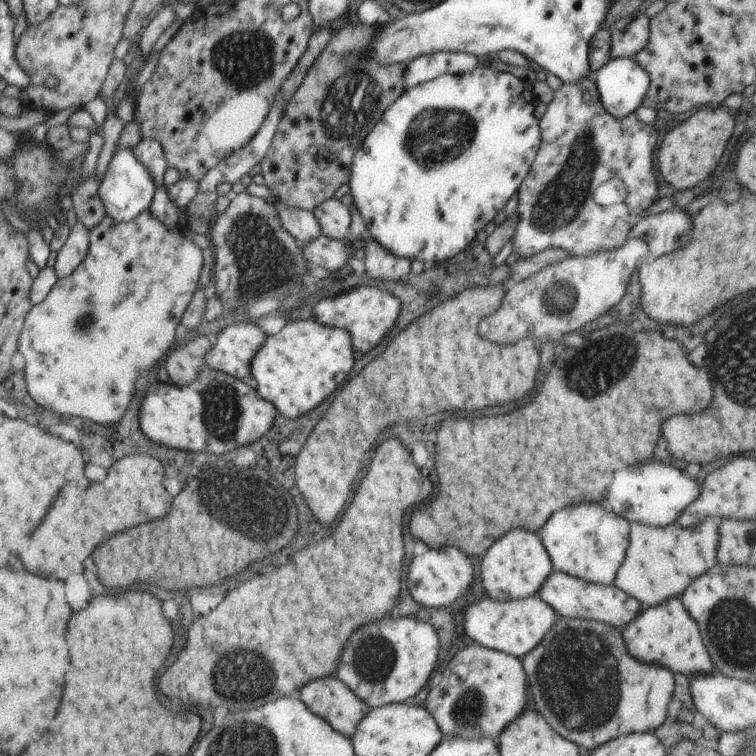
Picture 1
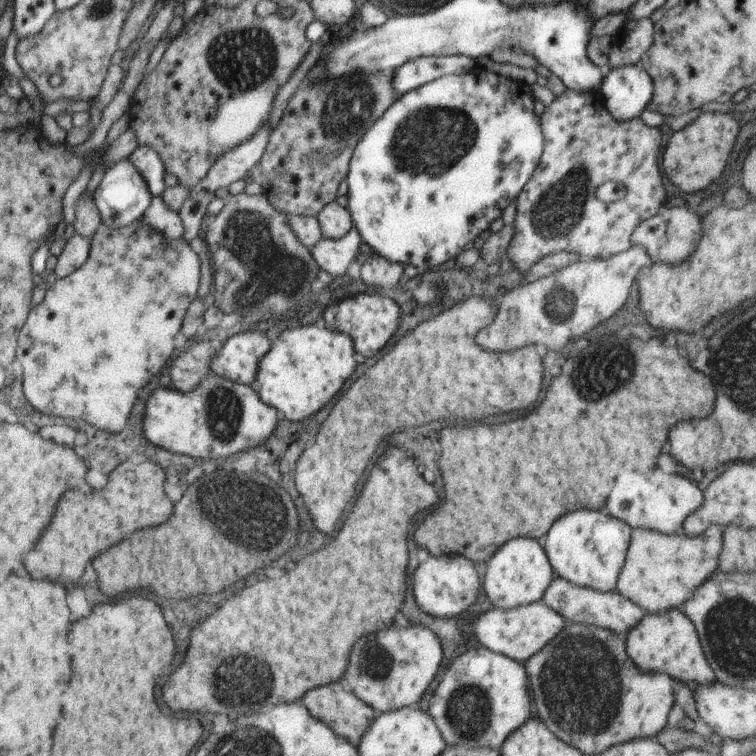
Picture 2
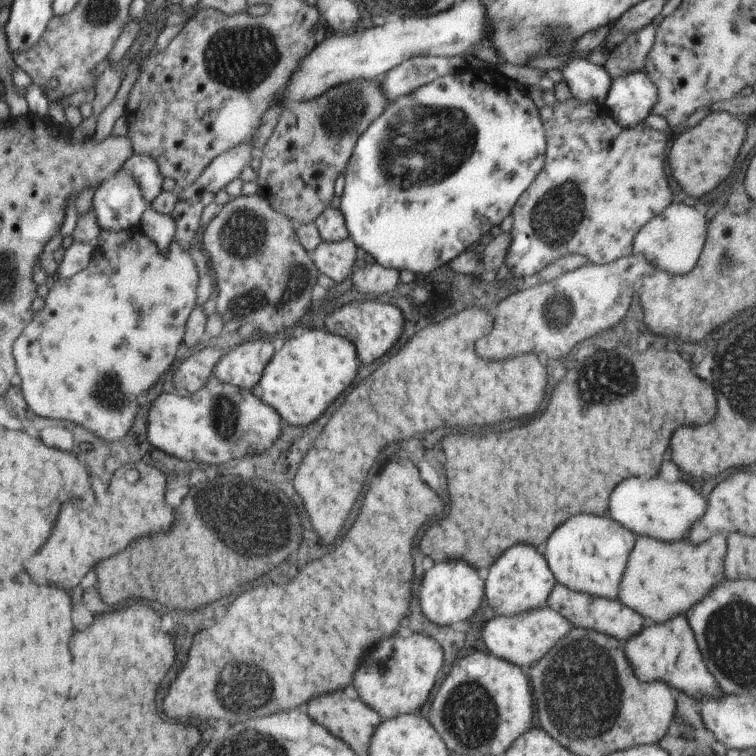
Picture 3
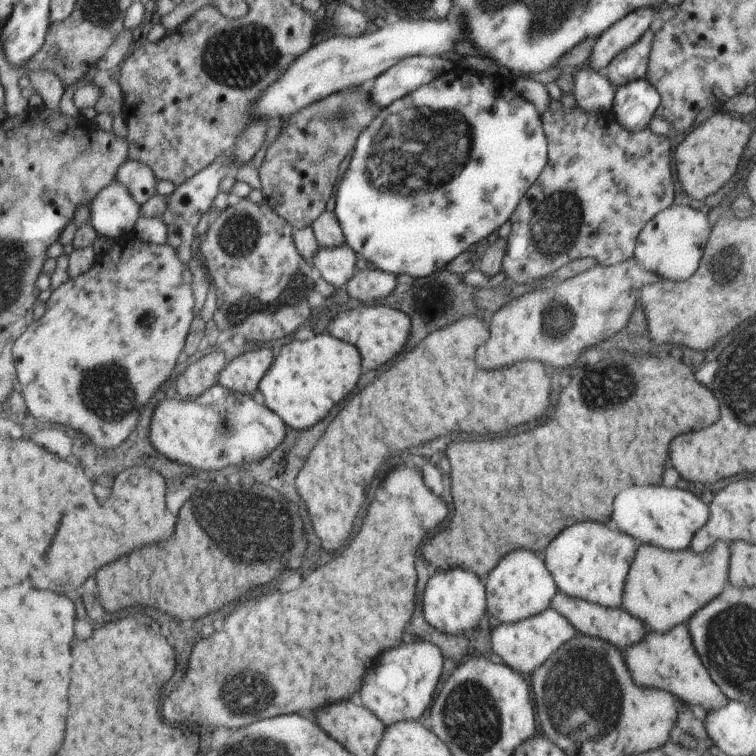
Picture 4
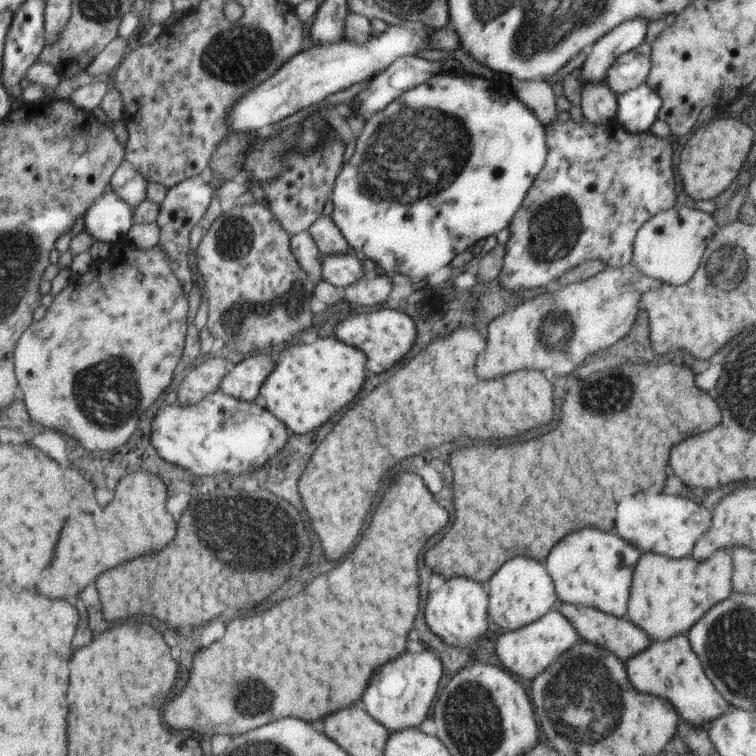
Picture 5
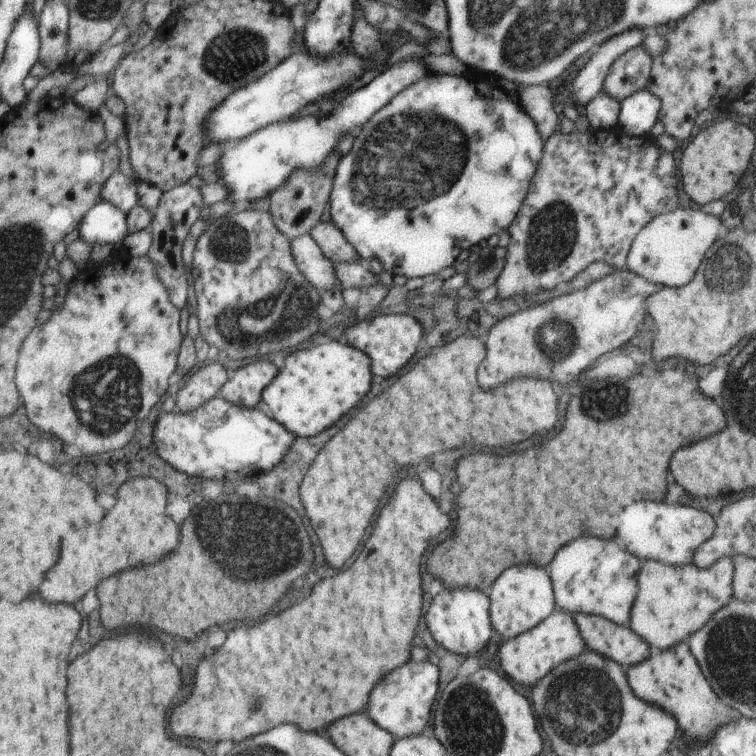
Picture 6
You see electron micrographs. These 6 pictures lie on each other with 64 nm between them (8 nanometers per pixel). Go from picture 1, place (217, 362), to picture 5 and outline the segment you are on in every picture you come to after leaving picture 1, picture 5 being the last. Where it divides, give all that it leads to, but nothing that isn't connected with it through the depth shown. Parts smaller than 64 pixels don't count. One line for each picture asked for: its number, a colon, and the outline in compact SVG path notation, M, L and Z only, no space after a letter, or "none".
2: M243 330L239 336L233 336L229 338L221 350L215 354L213 358L213 368L211 372L219 378L225 378L225 380L231 380L235 384L241 384L241 386L249 386L255 378L257 378L257 372L259 372L259 364L261 360L267 356L267 352L271 350L269 348L269 340L259 334L257 330Z
3: M241 342L219 358L219 364L215 364L215 378L229 386L253 390L253 386L259 384L259 378L267 370L271 356L273 350L269 342Z
4: M255 348L239 354L219 372L219 386L251 396L263 382L263 376L267 376L267 368L271 368L271 364L273 354L267 348Z
5: M251 354L249 358L245 356L245 360L235 364L231 372L225 374L219 390L235 400L253 402L265 380L271 376L271 370L273 362L267 354Z

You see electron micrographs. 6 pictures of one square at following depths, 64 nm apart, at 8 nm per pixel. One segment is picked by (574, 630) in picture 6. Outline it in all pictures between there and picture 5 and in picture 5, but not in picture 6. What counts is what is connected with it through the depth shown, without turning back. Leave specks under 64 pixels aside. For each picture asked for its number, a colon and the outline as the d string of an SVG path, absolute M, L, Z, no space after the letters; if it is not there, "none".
5: M559 610L547 612L541 620L533 622L527 628L519 628L517 632L501 634L495 642L495 652L499 654L499 662L503 668L519 676L521 680L531 680L535 676L541 676L559 656L563 656L567 650L571 650L581 640L577 628L573 622L569 622Z

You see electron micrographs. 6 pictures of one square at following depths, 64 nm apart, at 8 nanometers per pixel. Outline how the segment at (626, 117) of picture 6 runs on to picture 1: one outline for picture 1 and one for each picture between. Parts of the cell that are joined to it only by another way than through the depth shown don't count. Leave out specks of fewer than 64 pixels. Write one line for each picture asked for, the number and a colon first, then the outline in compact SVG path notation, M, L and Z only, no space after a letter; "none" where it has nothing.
1: M609 58L609 62L595 72L595 86L603 108L615 118L625 118L641 106L651 78L635 60Z
2: M639 66L609 70L597 92L603 106L617 122L631 122L653 98L653 80Z
3: M631 72L611 80L603 108L613 114L615 122L623 128L643 124L657 102L655 84L645 76L645 72Z
4: M633 80L615 88L615 98L611 100L609 116L619 122L629 132L639 132L649 126L659 108L659 94L645 80Z
5: M639 84L619 94L619 108L615 112L615 120L629 134L645 134L657 122L659 108L659 96L647 84Z

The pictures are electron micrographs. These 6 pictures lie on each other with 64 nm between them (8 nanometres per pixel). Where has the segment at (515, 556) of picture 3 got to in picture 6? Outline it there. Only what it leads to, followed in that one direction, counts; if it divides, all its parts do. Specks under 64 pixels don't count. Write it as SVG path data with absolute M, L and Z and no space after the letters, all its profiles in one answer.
M511 566L503 572L491 586L491 624L503 642L513 640L535 626L539 626L547 616L555 612L555 596L553 596L553 582L545 576L543 570L533 566Z

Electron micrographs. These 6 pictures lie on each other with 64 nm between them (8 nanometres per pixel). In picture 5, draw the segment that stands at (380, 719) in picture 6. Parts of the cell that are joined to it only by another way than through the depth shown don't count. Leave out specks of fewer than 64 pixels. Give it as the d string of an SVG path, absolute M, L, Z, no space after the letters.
M423 650L421 654L409 654L405 652L395 660L395 664L387 664L379 676L375 676L375 684L367 688L367 696L363 696L363 708L371 712L375 722L383 724L391 734L413 730L423 722L427 716L427 710L431 708L433 694L437 692L437 682L441 678L441 664L439 660Z

